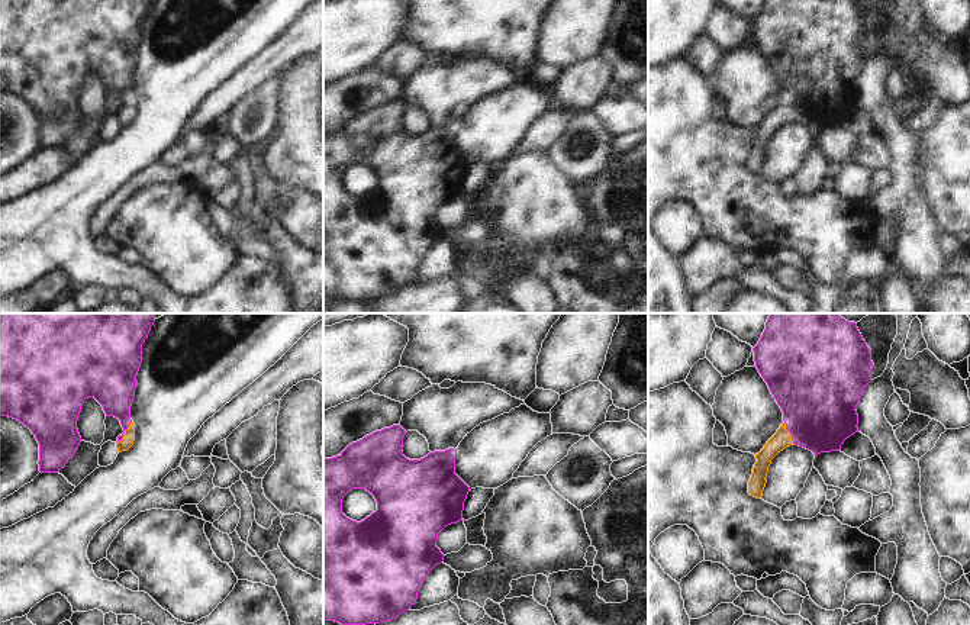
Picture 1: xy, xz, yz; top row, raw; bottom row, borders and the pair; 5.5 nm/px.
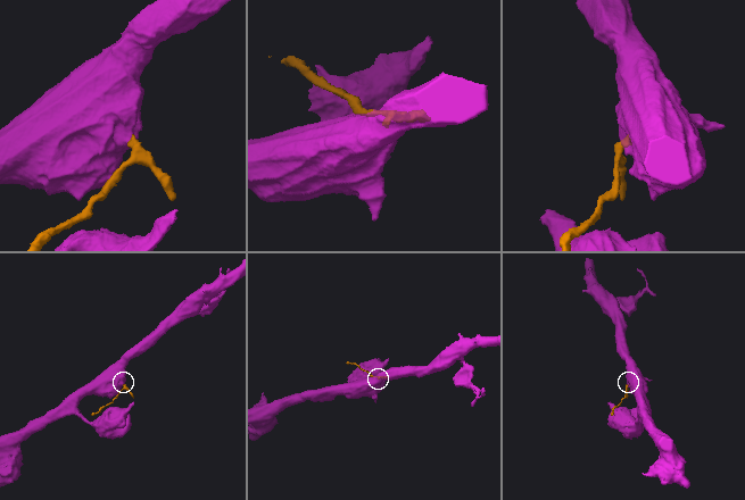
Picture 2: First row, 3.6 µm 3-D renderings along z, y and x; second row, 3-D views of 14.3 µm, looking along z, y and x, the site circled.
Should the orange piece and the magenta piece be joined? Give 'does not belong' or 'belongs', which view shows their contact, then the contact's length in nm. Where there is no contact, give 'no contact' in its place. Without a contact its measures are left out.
belongs | yz | 140 nm

